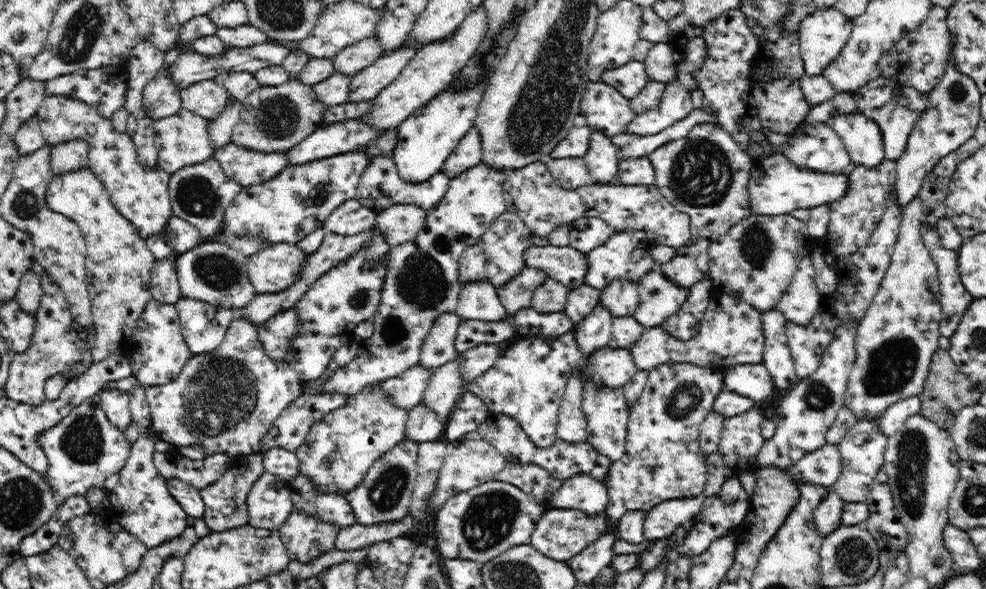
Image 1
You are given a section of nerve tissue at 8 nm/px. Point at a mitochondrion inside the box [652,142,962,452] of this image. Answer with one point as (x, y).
(891, 367)

